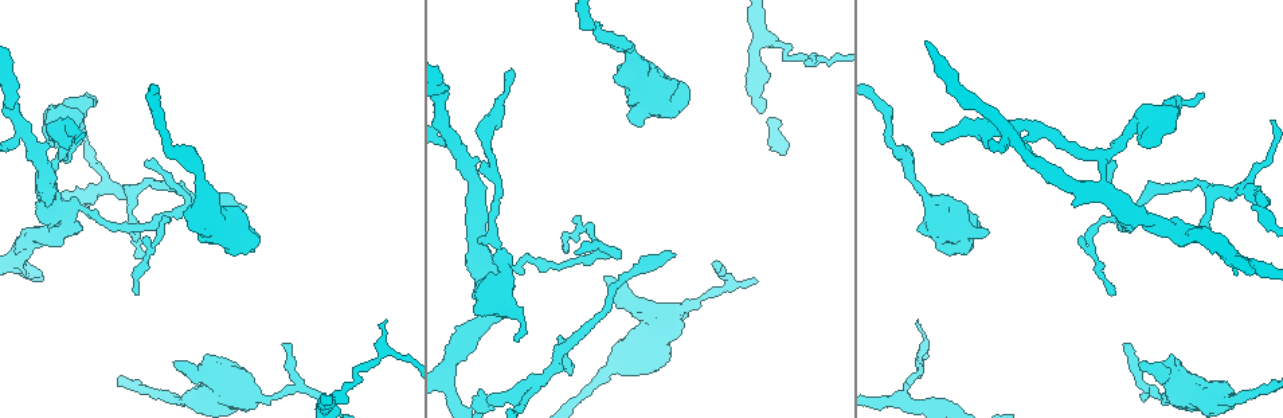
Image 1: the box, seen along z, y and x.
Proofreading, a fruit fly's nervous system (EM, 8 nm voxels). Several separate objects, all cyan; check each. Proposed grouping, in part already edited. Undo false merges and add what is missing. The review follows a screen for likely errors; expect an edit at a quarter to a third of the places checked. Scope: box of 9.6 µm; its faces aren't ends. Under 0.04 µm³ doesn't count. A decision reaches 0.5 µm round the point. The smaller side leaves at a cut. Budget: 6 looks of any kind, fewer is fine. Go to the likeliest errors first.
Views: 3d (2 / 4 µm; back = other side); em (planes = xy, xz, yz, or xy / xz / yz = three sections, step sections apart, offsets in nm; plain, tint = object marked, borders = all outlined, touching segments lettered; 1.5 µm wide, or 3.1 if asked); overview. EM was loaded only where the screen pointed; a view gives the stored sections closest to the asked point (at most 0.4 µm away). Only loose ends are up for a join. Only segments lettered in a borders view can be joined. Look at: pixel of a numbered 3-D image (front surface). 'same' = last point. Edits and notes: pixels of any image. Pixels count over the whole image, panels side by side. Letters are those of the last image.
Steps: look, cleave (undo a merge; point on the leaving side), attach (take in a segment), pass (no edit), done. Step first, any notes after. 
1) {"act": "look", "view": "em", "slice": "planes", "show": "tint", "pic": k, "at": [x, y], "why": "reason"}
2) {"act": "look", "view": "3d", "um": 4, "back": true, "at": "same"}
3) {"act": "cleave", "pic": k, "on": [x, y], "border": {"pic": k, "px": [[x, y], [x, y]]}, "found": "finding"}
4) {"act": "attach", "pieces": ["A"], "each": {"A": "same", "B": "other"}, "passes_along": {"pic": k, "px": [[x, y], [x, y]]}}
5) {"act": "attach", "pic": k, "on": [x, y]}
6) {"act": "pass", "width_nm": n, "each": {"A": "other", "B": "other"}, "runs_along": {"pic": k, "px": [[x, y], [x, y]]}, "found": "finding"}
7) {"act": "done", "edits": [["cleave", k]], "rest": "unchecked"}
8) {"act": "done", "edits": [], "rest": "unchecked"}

{"act": "look", "view": "em", "slice": "xy", "step": 8, "show": "tint", "pic": 1, "at": [242, 209], "why": "thin end"}

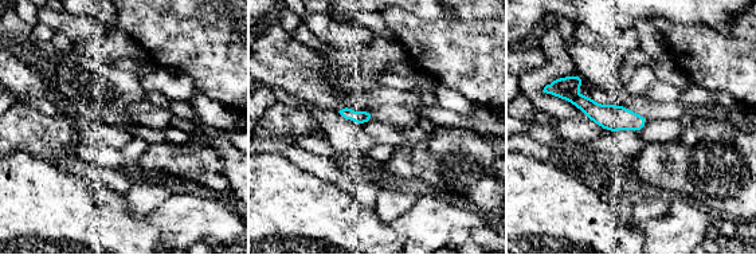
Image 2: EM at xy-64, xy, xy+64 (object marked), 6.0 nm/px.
{"act": "look", "view": "em", "slice": "planes", "show": "tint", "at": "same", "why": "another direction"}

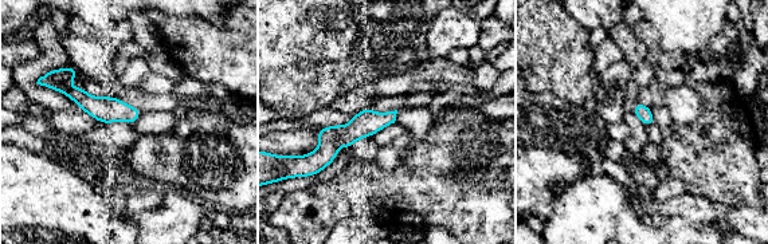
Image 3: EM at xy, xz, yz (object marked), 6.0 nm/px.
{"act": "look", "view": "em", "slice": "planes", "show": "borders", "at": "same", "why": "what lies round it"}

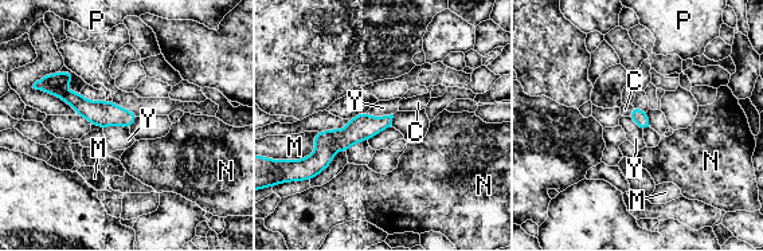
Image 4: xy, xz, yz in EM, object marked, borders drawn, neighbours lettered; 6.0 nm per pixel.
{"act": "attach", "pieces": ["C"], "width_nm": 90, "each": {"C": "same", "M": "other", "N": "other", "P": "other", "Y": "other"}, "found": "the neuron continues"}

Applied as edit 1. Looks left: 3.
{"act": "look", "view": "overview", "why": "see it whole again"}

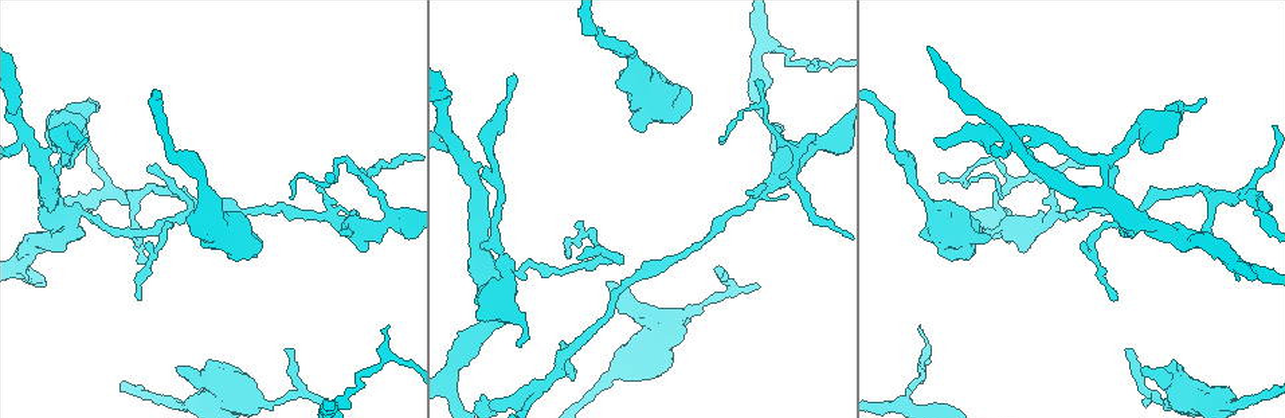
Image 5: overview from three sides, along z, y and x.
{"act": "look", "view": "em", "slice": "xz", "step": 4, "show": "tint", "pic": 5, "at": [640, 132], "why": "branch stops here"}

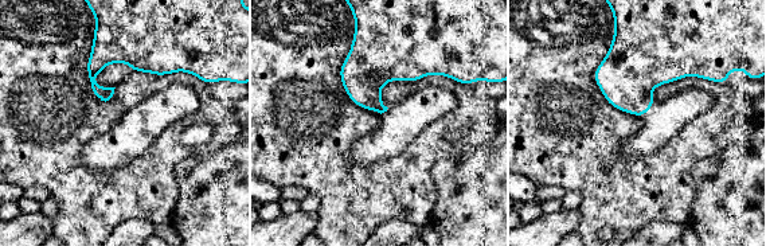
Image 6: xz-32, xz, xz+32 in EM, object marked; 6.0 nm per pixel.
{"act": "look", "view": "em", "slice": "planes", "show": "borders", "at": "same", "why": "cut it another way"}

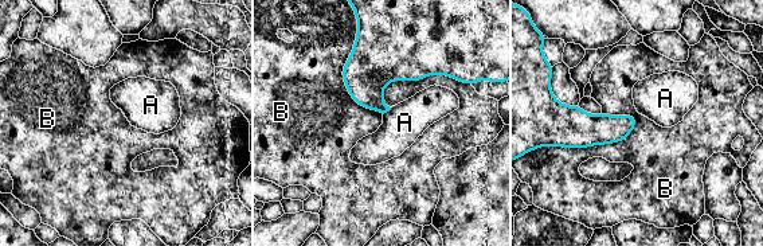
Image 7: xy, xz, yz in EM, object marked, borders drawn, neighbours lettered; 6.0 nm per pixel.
{"act": "attach", "pieces": ["A"], "width_nm": 160, "each": {"A": "same", "B": "other"}, "passes_along": {"pic": 7, "px": [[366, 75], [387, 110], [405, 122]]}, "found": "it goes on there"}

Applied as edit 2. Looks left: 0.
{"act": "done", "edits": [["attach", 4], ["attach", 7]], "rest": "unchecked"}

